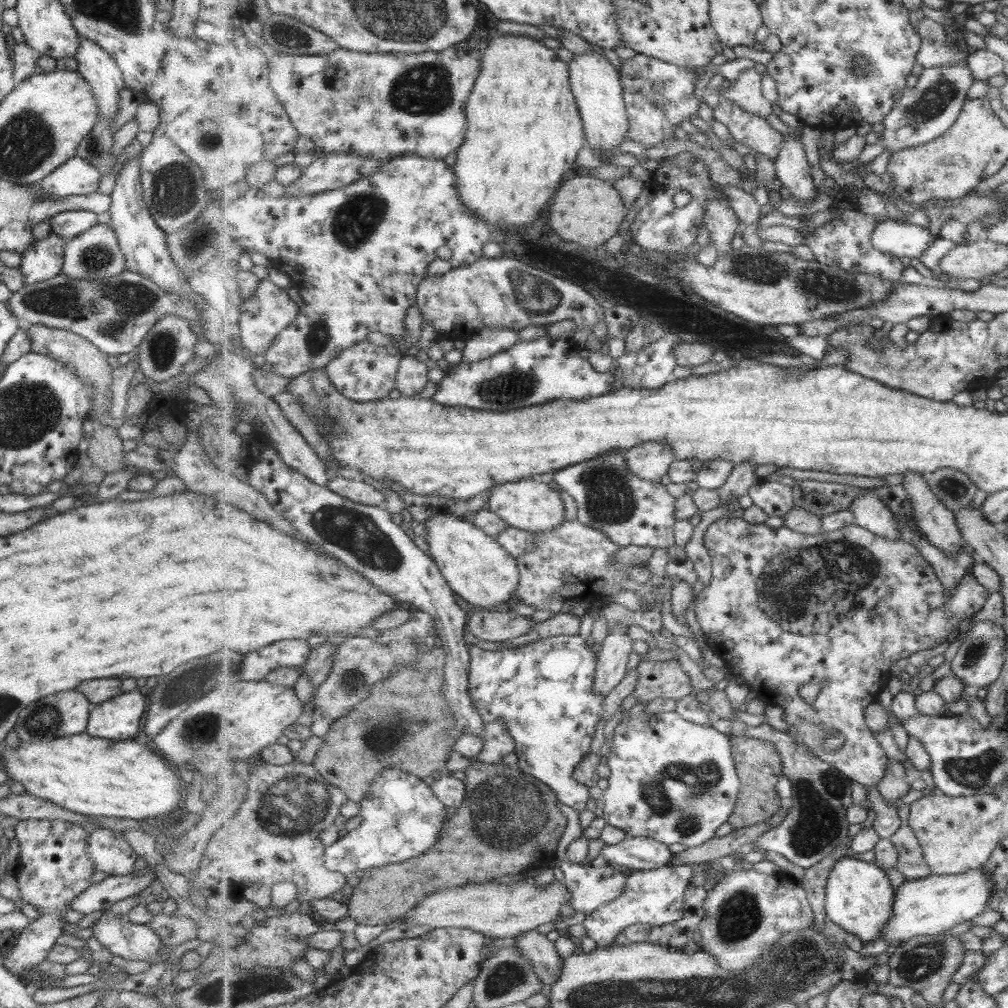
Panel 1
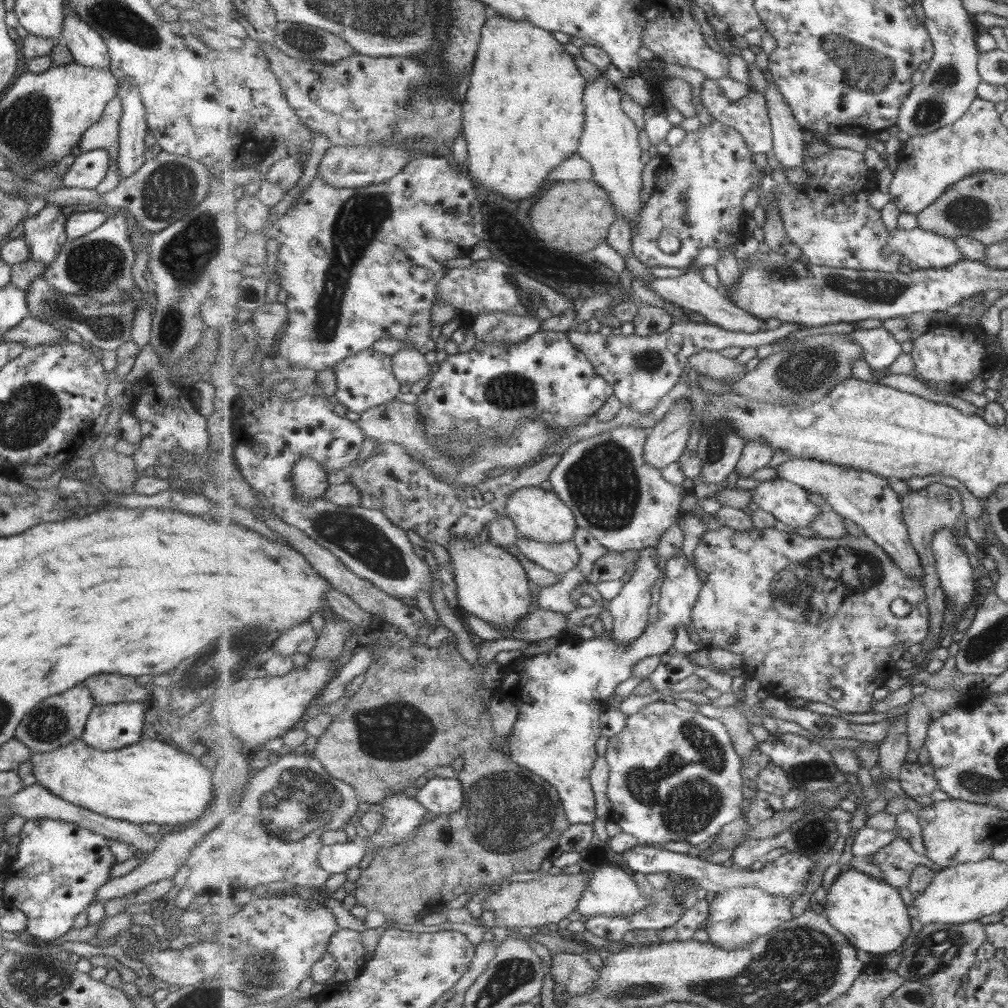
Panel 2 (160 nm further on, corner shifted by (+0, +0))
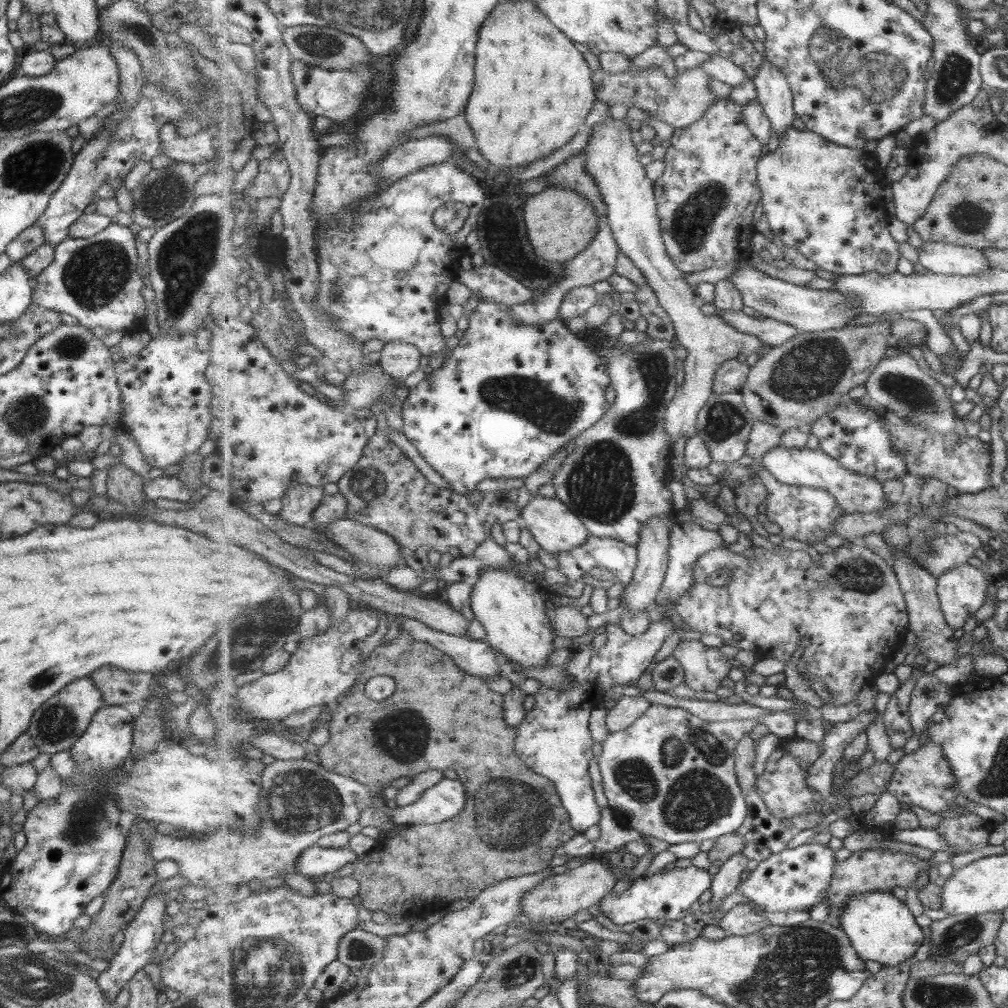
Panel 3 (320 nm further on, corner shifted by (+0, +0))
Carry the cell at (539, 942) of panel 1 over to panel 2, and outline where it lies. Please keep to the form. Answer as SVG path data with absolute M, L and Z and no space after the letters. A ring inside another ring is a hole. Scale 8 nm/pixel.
M565 951L551 956L550 974L555 983L565 987L565 996L587 994L599 980L600 972L589 964L587 958Z

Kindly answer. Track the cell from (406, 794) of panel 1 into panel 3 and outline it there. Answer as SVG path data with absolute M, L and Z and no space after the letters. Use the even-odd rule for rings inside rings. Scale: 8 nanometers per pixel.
M318 844L302 852L297 862L299 873L309 877L329 877L347 864L357 864L357 854L348 849L323 848Z

